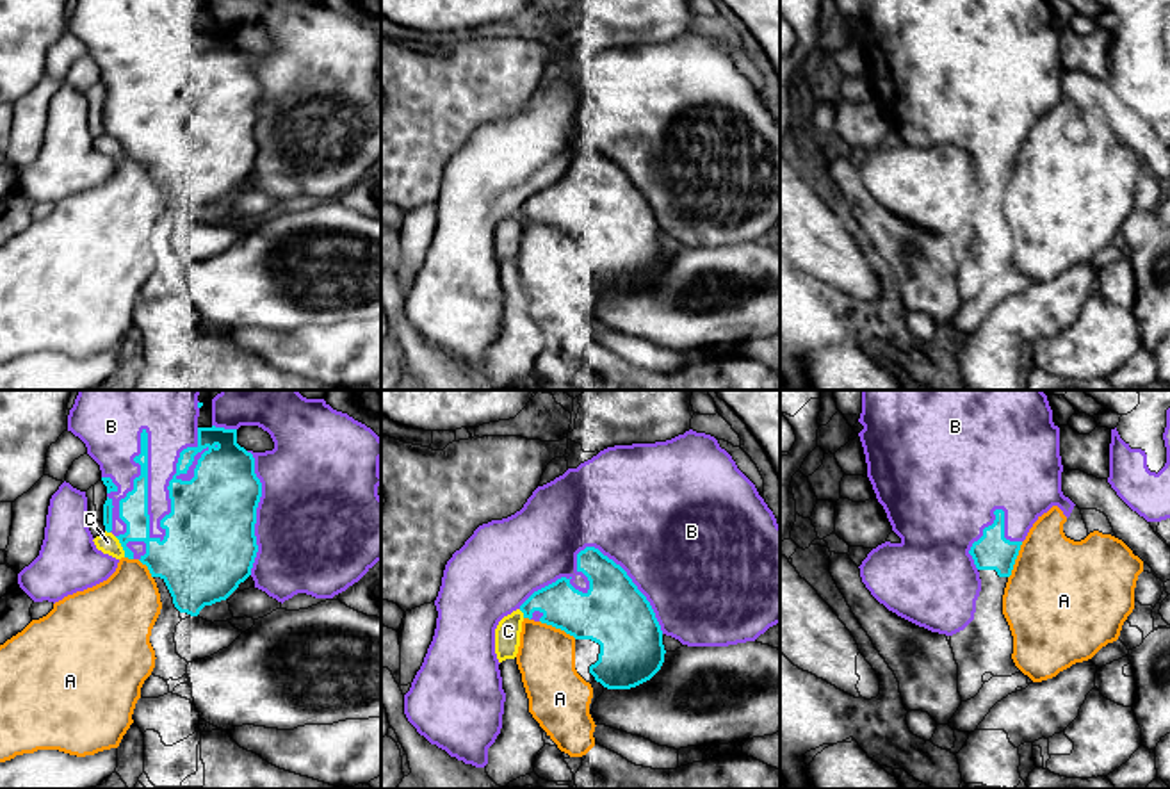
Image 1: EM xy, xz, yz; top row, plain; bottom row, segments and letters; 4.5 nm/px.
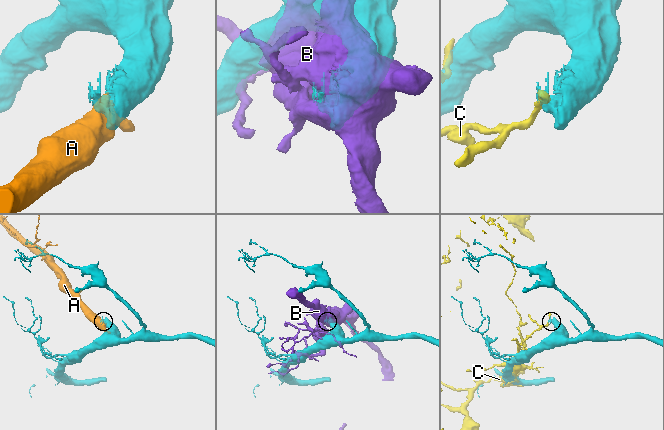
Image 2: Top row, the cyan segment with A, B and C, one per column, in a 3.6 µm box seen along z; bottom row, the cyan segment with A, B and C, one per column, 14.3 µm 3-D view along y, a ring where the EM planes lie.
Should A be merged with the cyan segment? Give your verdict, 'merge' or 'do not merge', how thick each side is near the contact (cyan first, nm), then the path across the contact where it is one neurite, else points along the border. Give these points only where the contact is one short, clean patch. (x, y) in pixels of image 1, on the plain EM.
merge; calibres 300 and 260 nm

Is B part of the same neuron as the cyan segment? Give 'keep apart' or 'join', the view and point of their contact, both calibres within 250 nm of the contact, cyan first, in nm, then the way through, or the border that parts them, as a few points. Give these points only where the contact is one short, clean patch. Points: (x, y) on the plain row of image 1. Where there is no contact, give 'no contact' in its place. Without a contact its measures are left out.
keep apart; contact xy (146, 93); calibres 260 and 200 nm

